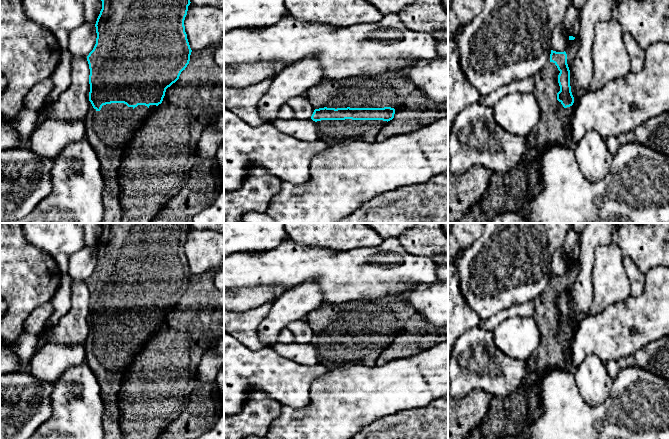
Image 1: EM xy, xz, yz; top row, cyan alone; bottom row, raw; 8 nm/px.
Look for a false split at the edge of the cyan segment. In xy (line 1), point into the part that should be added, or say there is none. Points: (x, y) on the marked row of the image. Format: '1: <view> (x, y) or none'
1: none

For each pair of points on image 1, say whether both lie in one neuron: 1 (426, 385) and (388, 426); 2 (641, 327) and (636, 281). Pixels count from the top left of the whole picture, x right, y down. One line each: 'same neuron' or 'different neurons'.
1: different neurons
2: different neurons

